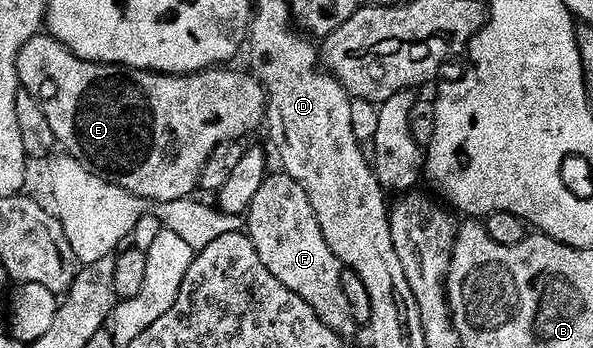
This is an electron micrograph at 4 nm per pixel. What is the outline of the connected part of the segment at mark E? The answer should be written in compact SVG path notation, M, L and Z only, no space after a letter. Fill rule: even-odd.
M40 35L21 47L17 71L20 86L28 89L33 99L41 103L41 111L45 111L55 140L66 156L77 159L101 179L112 181L148 203L156 201L160 206L191 197L199 189L199 180L205 171L205 163L209 163L209 155L213 155L219 145L230 141L242 142L242 137L262 130L267 119L267 90L263 82L250 72L234 73L231 67L172 75L127 69L124 65L98 65L96 61L82 61L54 37ZM147 101L151 104L151 117L155 120L155 142L148 157Z

